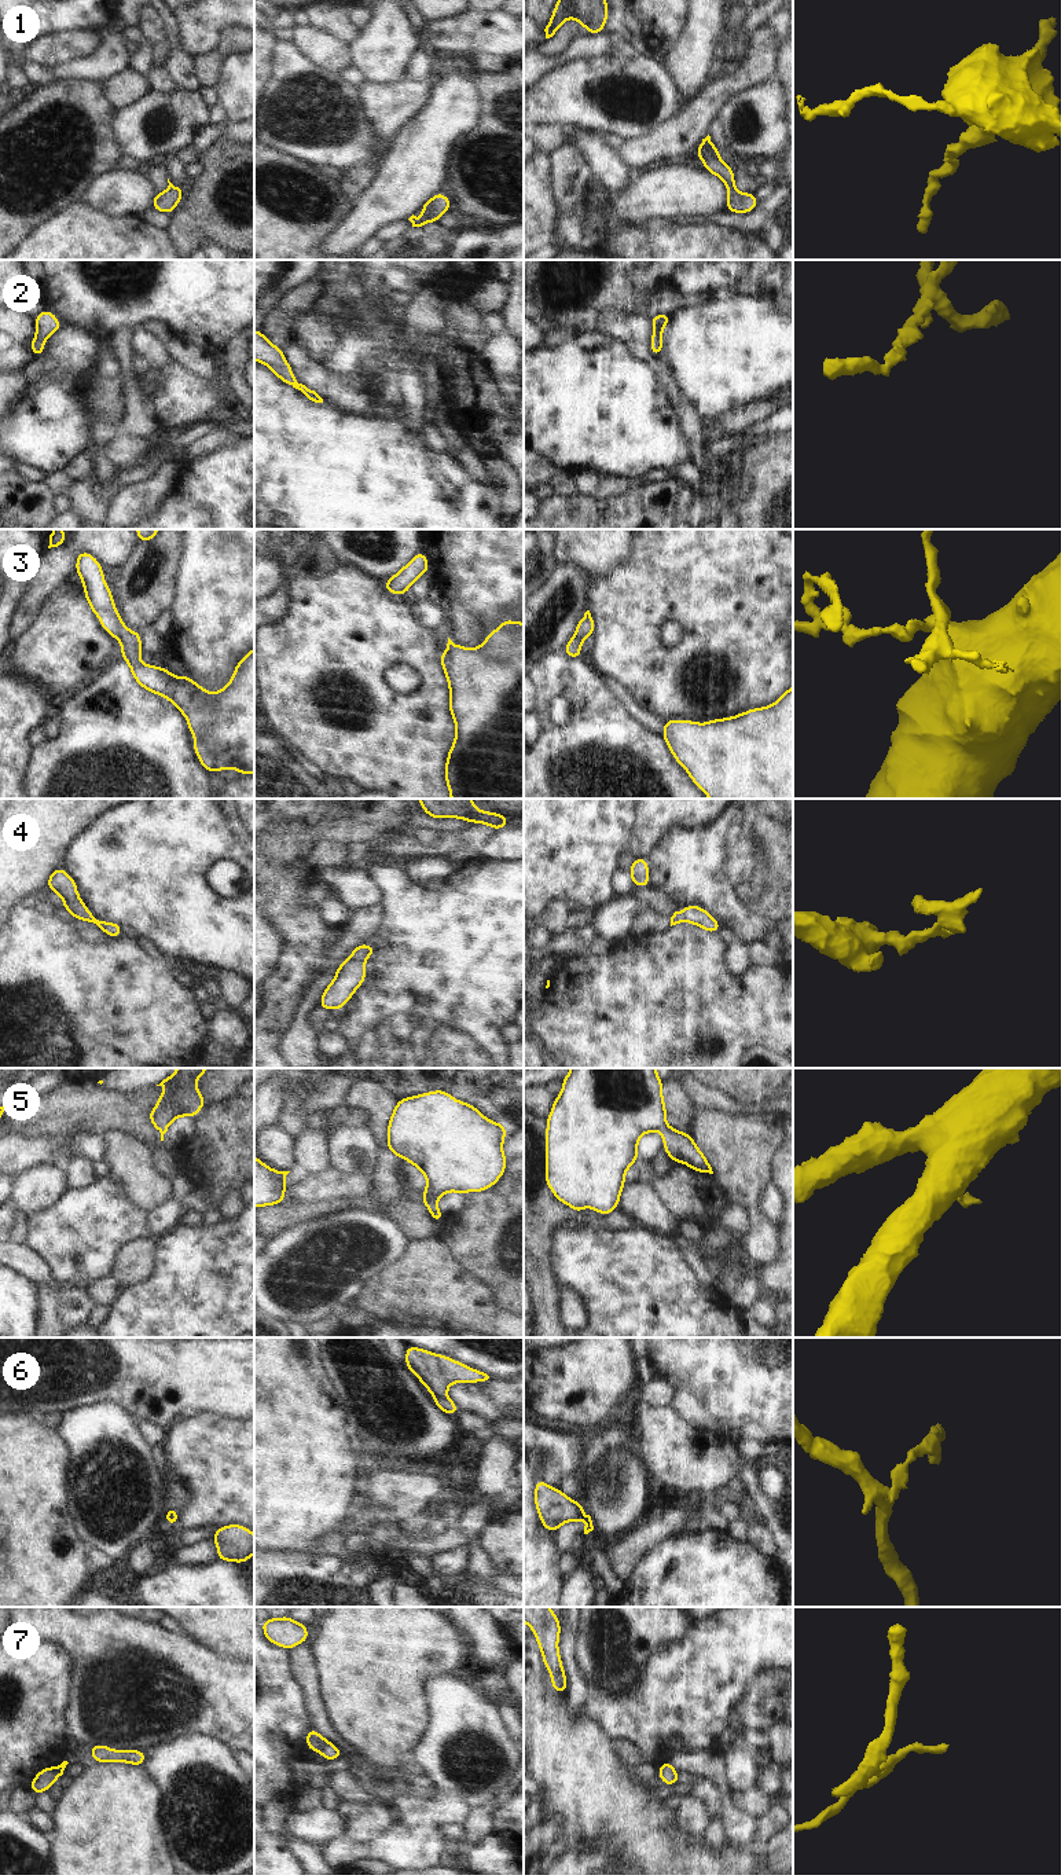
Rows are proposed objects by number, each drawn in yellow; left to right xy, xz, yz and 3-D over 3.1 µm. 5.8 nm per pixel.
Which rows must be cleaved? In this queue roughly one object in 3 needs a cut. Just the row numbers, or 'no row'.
6, 7

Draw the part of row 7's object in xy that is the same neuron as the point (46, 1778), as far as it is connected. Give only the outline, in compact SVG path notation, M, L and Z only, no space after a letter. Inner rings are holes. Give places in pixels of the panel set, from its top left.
M52 1766L41 1769L27 1784L34 1794L48 1791L56 1780L56 1772Z

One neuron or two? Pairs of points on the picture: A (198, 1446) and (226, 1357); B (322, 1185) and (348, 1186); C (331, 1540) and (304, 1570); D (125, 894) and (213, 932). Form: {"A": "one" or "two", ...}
{"A": "two", "B": "one", "C": "two", "D": "one"}

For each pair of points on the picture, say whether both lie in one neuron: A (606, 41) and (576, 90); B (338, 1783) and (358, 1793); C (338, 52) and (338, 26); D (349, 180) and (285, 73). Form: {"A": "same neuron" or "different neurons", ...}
{"A": "different neurons", "B": "same neuron", "C": "different neurons", "D": "different neurons"}

